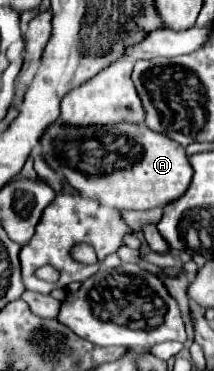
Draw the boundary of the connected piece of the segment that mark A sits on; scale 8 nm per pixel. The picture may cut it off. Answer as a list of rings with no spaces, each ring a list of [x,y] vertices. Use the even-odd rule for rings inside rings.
[[[54,123],[42,137],[42,153],[44,159],[52,165],[56,173],[60,173],[80,195],[98,199],[102,205],[120,209],[120,211],[144,211],[154,207],[166,207],[168,203],[182,197],[192,181],[192,165],[186,157],[184,147],[180,147],[170,137],[162,137],[160,133],[150,131],[146,125],[116,125],[116,127],[84,127],[72,129]]]

